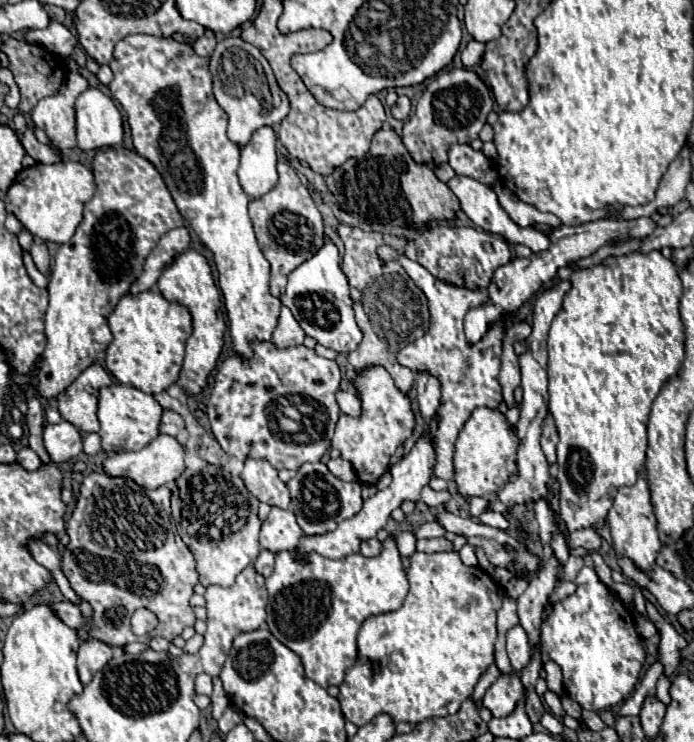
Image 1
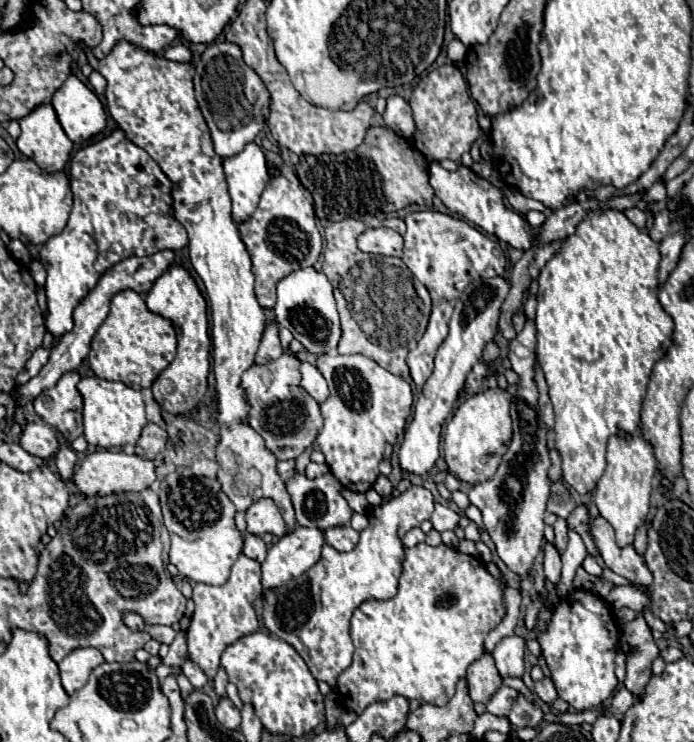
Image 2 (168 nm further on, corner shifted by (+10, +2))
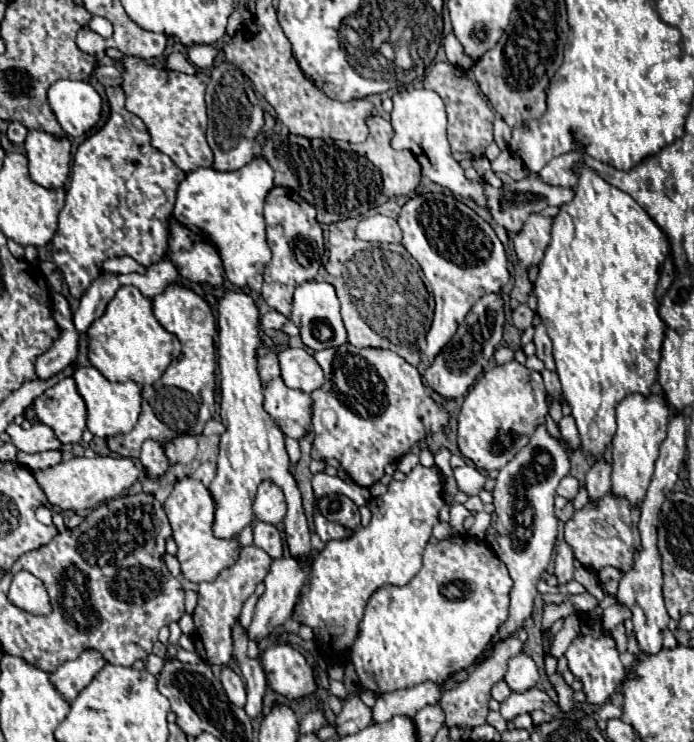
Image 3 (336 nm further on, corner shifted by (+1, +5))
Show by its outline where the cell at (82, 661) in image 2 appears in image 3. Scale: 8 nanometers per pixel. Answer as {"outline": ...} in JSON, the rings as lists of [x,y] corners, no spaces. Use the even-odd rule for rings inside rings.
{"outline":[[[85,650],[75,660],[61,664],[51,676],[57,690],[71,704],[77,694],[97,676],[97,672],[107,664],[105,656],[97,650]]]}

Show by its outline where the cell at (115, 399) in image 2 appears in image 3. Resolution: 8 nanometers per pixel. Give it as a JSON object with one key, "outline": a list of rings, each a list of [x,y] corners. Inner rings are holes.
{"outline":[[[79,366],[73,374],[79,394],[87,404],[87,430],[93,436],[109,438],[117,434],[127,434],[137,424],[141,414],[141,388],[135,382],[109,382],[97,368],[93,366]]]}

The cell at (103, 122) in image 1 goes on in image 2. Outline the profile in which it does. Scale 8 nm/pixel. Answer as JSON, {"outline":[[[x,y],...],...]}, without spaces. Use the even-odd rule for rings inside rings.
{"outline":[[[74,75],[54,91],[52,107],[64,133],[74,143],[82,143],[106,127],[106,113],[100,99]]]}

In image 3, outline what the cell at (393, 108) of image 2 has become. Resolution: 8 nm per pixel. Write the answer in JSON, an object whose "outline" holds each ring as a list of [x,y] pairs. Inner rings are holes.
{"outline":[[[401,90],[393,94],[393,112],[391,112],[391,124],[395,128],[395,140],[393,148],[411,150],[417,156],[417,162],[421,164],[423,176],[433,180],[435,184],[443,186],[445,190],[461,196],[471,198],[477,206],[487,208],[487,196],[483,182],[467,180],[463,174],[463,168],[449,152],[449,142],[445,136],[447,128],[447,116],[445,116],[445,104],[433,90]]]}

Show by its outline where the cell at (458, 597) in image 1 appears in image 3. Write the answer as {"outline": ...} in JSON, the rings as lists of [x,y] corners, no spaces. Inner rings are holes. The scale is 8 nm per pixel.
{"outline":[[[451,536],[447,540],[441,540],[437,544],[427,544],[425,552],[423,552],[423,568],[415,574],[415,578],[405,584],[405,586],[383,586],[379,590],[373,592],[373,596],[369,598],[367,606],[365,606],[365,616],[359,624],[359,636],[351,648],[351,662],[355,666],[355,672],[359,676],[359,682],[365,690],[371,690],[375,694],[385,694],[385,692],[395,692],[395,690],[403,690],[403,688],[411,688],[415,684],[421,682],[437,682],[441,684],[447,676],[451,676],[451,672],[463,670],[469,664],[473,664],[477,660],[477,656],[481,656],[481,652],[487,648],[487,644],[491,642],[491,638],[497,634],[499,626],[509,618],[509,602],[511,602],[511,592],[513,588],[513,580],[505,568],[505,564],[495,556],[495,552],[487,546],[487,544],[479,544],[475,540],[469,540],[465,536]]]}

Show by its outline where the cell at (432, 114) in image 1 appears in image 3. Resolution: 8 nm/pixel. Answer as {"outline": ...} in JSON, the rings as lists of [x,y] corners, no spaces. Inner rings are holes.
{"outline":[[[437,62],[429,68],[423,84],[427,90],[437,92],[447,106],[447,118],[449,118],[447,140],[451,144],[453,158],[461,162],[483,156],[487,146],[493,142],[493,112],[489,102],[479,94],[475,82],[469,80],[467,74],[461,68],[453,66],[451,62]]]}

